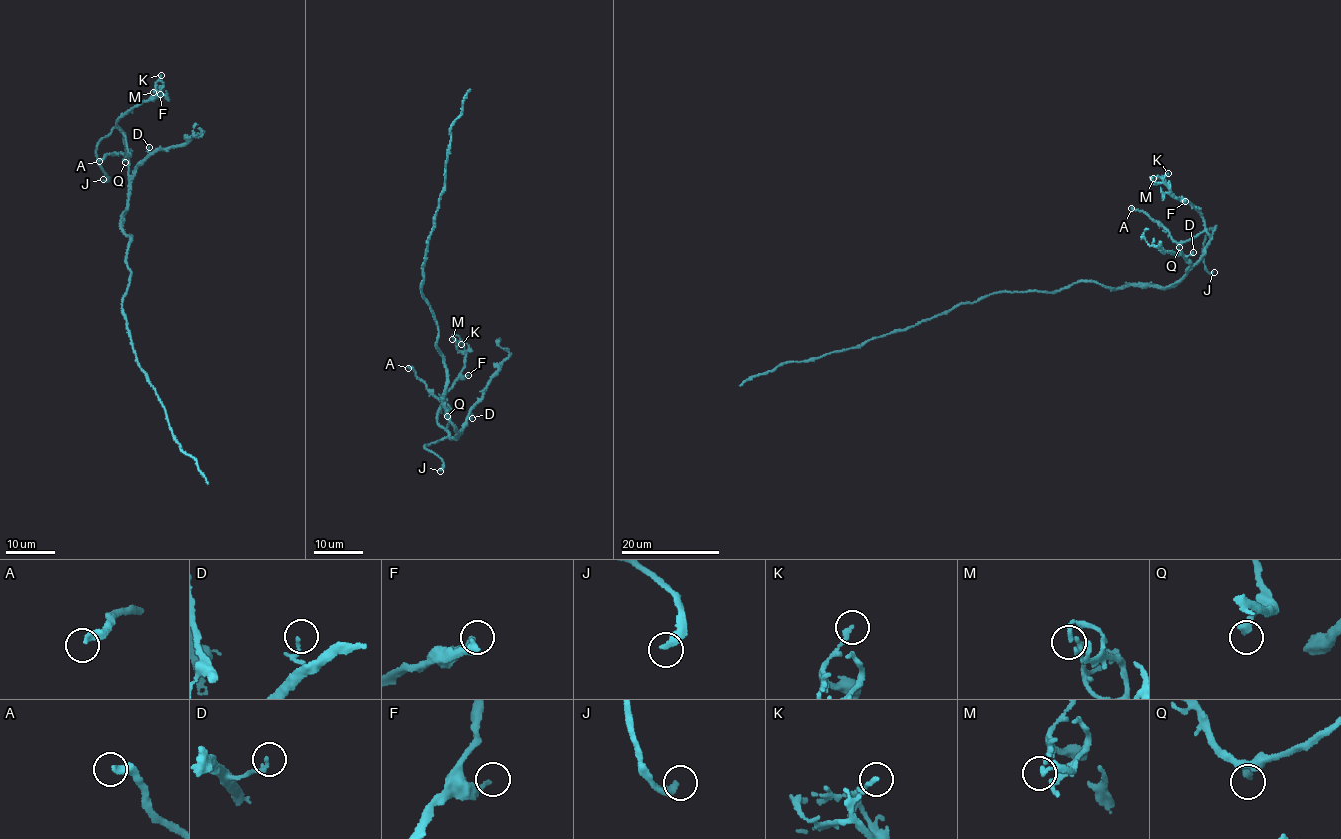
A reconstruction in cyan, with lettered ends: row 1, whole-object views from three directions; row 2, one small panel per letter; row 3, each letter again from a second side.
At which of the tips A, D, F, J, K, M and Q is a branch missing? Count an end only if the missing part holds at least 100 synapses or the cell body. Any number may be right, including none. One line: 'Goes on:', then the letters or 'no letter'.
Goes on: J

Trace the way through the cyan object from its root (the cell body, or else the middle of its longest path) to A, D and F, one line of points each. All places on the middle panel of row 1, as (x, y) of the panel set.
A: (437, 329), (436, 349), (446, 374), (444, 409), (457, 434), (455, 438), (447, 429), (450, 408), (408, 368)
D: (437, 329), (436, 349), (444, 360), (446, 374), (445, 416), (460, 434), (466, 418), (470, 414), (472, 418)
F: (437, 329), (436, 349), (446, 374), (445, 416), (457, 434), (450, 438), (437, 414), (456, 381), (468, 375)

